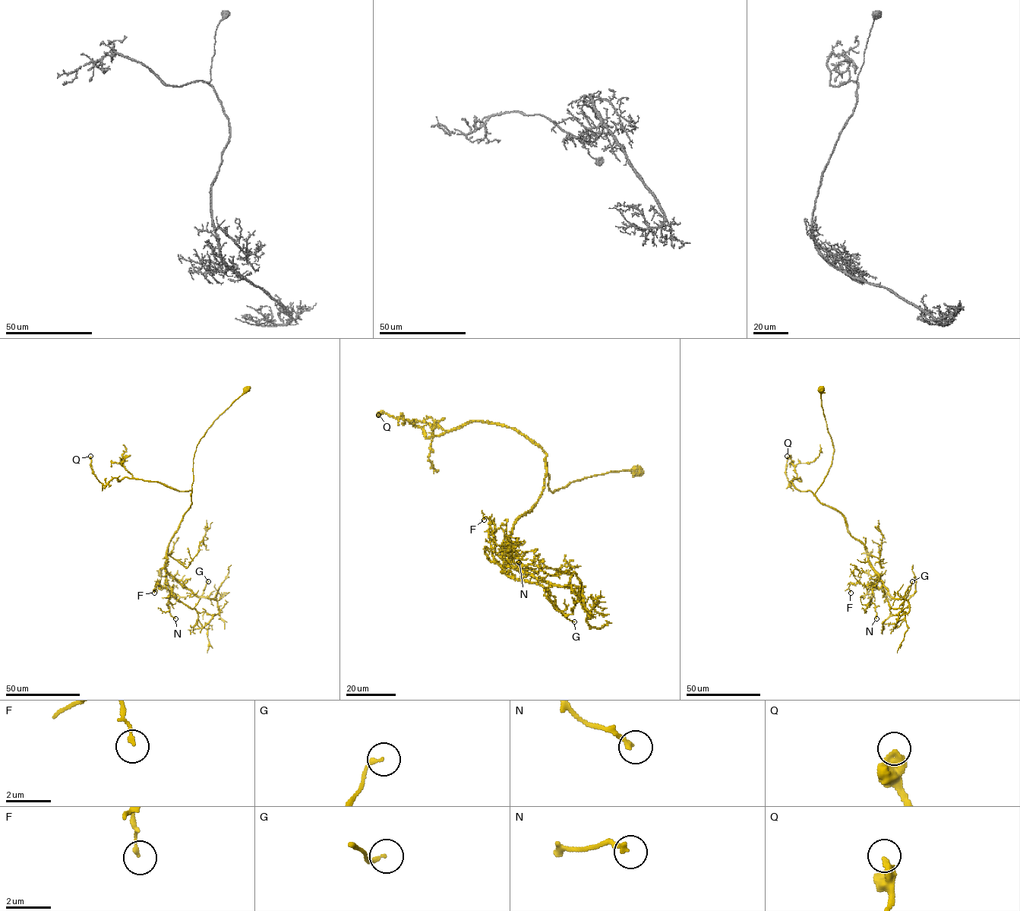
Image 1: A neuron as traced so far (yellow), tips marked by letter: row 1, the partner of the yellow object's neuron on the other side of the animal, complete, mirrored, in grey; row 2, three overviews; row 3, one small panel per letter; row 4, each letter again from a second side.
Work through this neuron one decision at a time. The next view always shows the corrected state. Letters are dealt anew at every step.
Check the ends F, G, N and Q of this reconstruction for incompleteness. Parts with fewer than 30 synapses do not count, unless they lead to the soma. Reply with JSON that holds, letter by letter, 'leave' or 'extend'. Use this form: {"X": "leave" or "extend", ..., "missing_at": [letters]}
{"F": "leave", "G": "leave", "N": "leave", "Q": "leave", "missing_at": []}

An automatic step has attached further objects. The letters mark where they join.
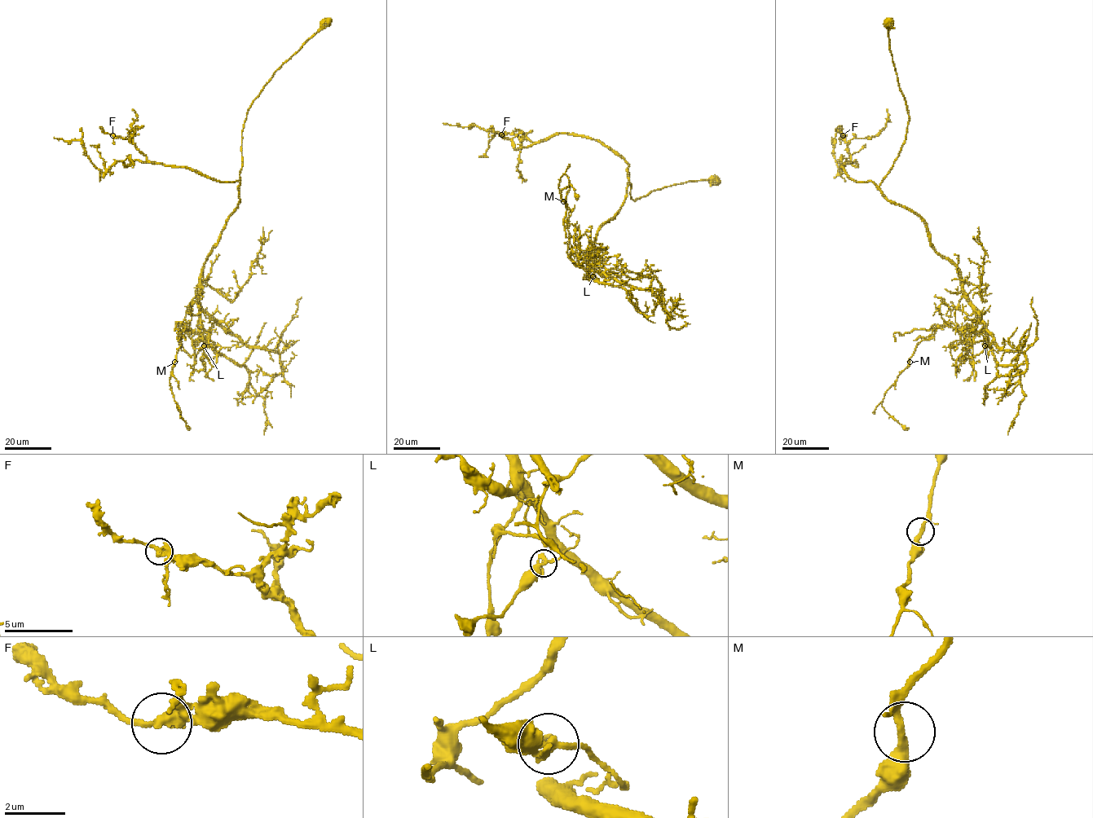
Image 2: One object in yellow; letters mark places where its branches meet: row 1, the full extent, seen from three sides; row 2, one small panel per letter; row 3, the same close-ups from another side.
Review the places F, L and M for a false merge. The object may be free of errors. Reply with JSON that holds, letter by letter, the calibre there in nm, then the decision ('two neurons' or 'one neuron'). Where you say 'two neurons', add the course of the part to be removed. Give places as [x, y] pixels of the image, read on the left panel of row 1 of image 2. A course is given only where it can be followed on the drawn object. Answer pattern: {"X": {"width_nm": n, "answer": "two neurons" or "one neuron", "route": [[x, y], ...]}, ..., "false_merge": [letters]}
{"F": {"width_nm": 360, "answer": "one neuron"}, "L": {"width_nm": 340, "answer": "two neurons", "route": [[204, 345], [196, 354], [189, 355], [180, 340], [180, 322], [177, 339], [181, 345], [169, 384], [188, 428]]}, "M": {"width_nm": 320, "answer": "one neuron"}, "false_merge": ["L"]}

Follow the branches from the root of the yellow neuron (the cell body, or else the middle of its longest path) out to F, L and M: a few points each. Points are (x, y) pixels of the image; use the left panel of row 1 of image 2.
F: (325, 22), (275, 72), (249, 109), (239, 186), (237, 181), (218, 182), (151, 162), (134, 143), (112, 135)
L: (325, 22), (275, 72), (247, 112), (242, 132), (240, 201), (200, 273), (199, 330), (209, 341), (204, 345)
M: (325, 22), (275, 72), (247, 112), (240, 201), (179, 324), (174, 362)

